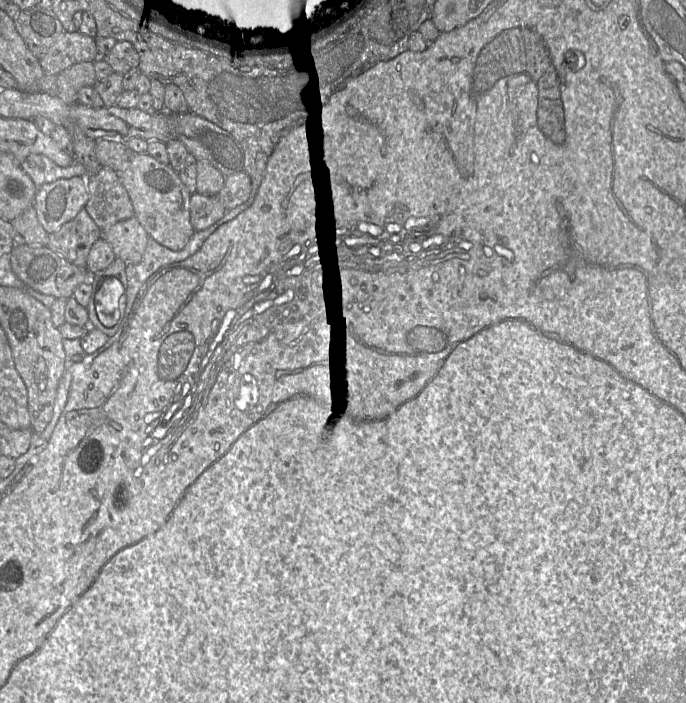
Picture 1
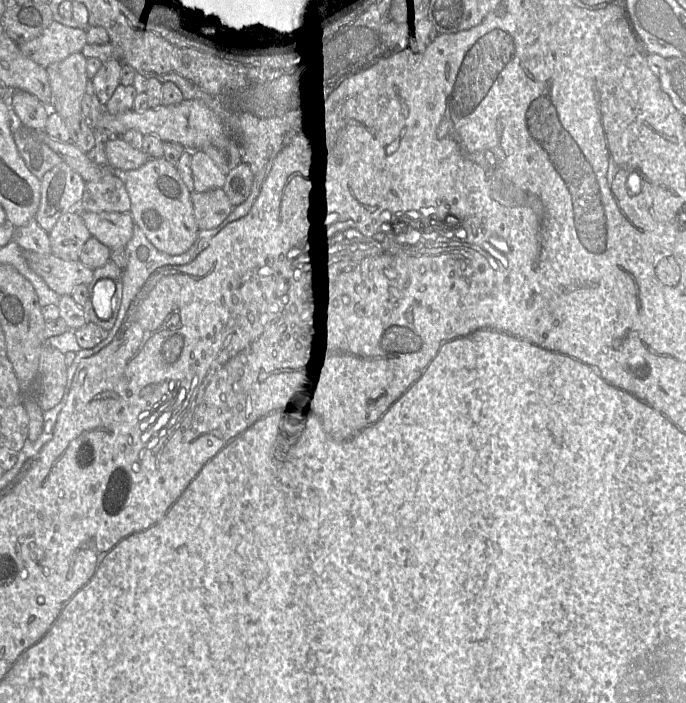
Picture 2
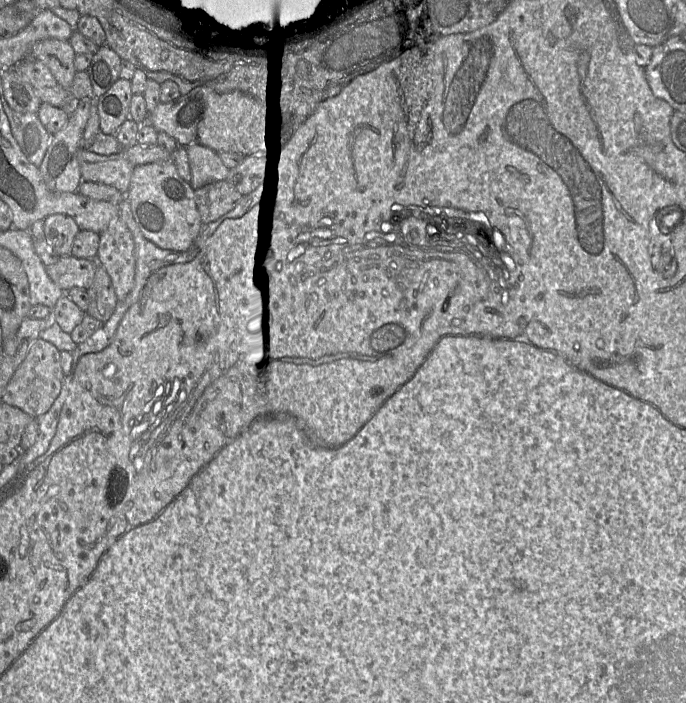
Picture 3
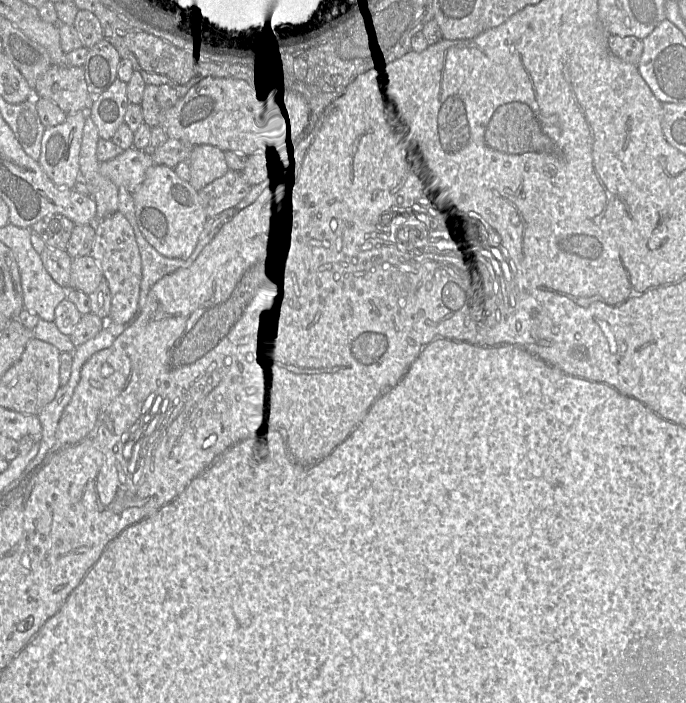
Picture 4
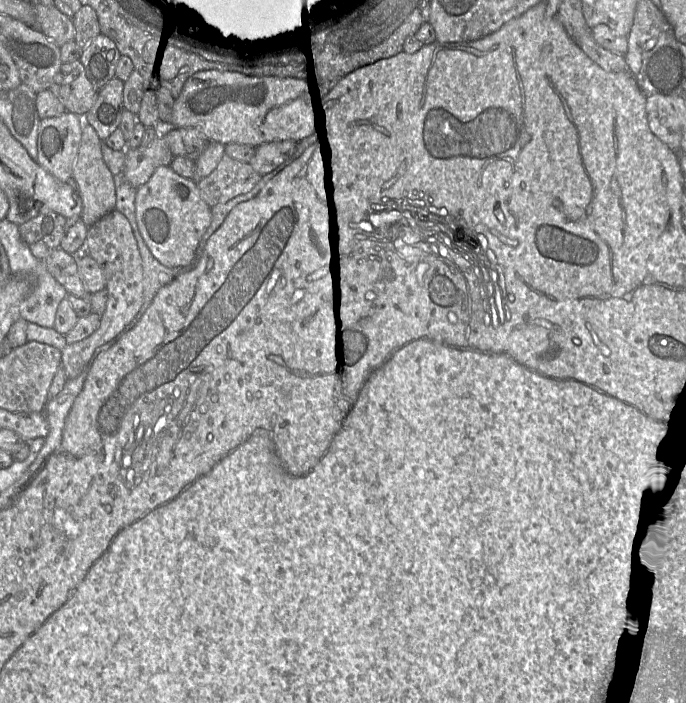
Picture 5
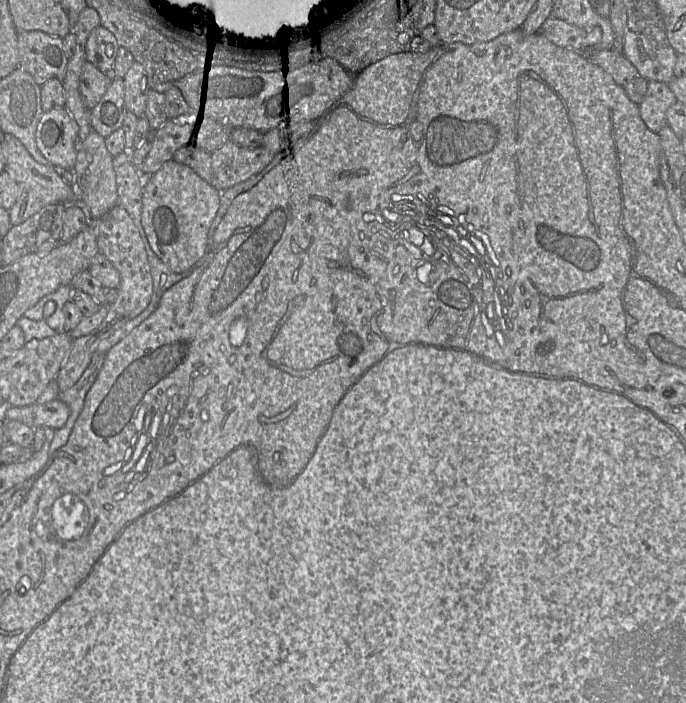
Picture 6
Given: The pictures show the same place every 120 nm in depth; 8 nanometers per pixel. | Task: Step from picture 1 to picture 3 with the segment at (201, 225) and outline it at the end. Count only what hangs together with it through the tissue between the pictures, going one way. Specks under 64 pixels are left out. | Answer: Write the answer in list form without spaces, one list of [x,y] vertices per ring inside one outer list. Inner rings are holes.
[[[226,180],[207,184],[194,191],[194,200],[203,224],[211,223],[225,215],[241,197]]]

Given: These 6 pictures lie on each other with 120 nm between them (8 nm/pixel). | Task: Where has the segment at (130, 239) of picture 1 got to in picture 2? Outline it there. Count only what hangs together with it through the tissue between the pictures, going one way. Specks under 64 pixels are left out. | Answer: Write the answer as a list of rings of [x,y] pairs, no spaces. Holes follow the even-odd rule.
[[[81,211],[90,234],[111,250],[123,250],[130,241],[134,220],[129,212]]]

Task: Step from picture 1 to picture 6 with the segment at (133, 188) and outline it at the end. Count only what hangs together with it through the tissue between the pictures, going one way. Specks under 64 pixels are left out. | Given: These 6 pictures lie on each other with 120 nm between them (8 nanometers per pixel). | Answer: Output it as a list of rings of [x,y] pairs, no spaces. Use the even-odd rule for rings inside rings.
[[[174,160],[144,177],[141,224],[151,249],[171,271],[189,273],[210,246],[210,229],[220,207],[221,192]]]

